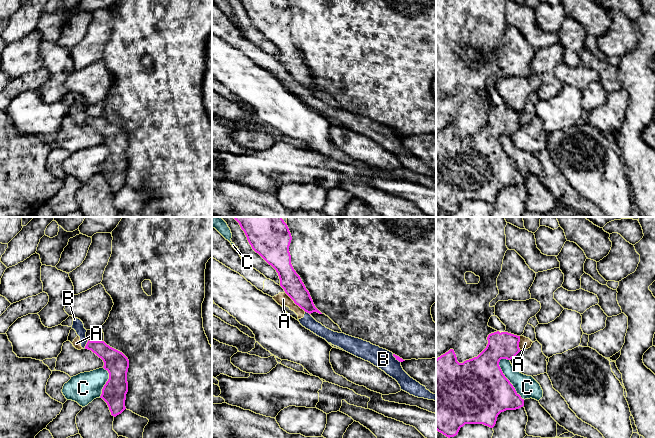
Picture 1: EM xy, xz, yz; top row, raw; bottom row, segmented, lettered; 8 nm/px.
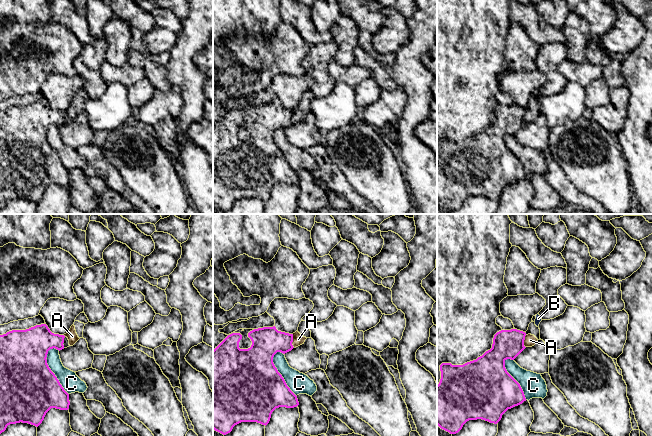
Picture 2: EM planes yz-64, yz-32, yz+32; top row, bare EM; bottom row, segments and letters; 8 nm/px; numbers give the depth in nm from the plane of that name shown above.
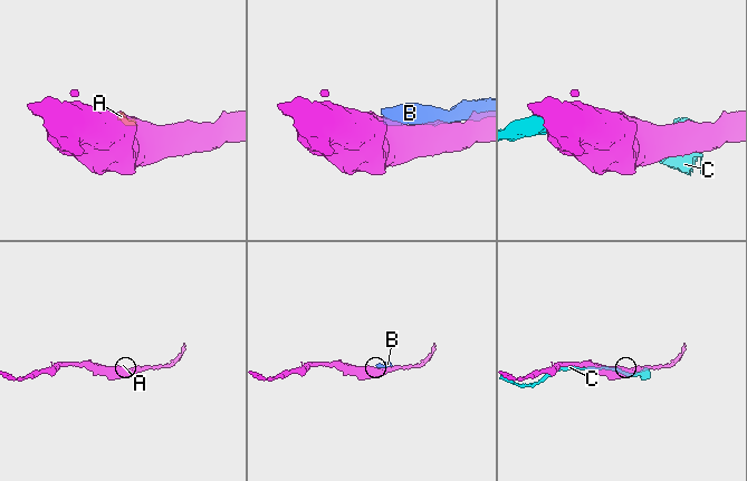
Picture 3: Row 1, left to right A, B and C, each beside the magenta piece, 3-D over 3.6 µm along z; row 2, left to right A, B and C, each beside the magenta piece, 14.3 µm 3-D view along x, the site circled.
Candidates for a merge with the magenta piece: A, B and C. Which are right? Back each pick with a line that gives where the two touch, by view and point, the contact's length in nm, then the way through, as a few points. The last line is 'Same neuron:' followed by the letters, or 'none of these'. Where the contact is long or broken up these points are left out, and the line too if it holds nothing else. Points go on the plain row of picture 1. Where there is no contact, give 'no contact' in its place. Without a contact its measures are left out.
Same neuron: none of these

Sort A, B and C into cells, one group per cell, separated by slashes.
A B / C

